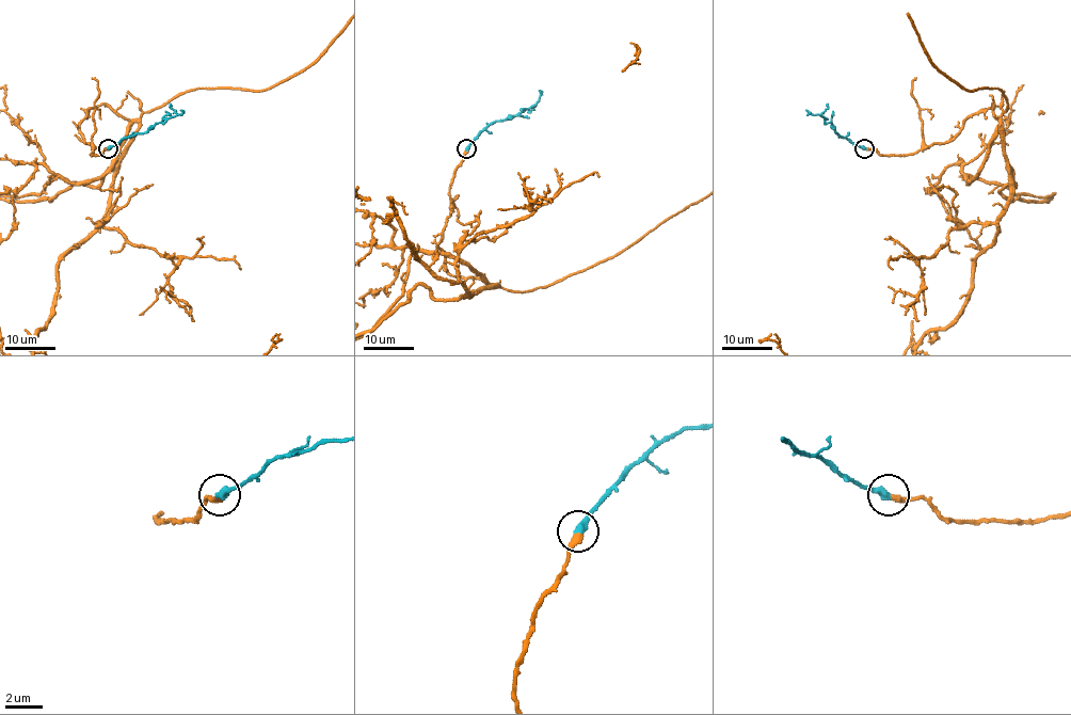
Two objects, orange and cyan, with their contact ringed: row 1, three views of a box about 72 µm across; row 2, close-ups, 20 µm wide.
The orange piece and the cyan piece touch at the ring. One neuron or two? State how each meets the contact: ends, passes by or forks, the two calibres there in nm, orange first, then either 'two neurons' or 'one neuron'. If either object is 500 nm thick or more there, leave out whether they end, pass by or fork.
orange ends there; cyan ends there; 360 nm thick on the orange side, 420 nm on the other; one neuron

